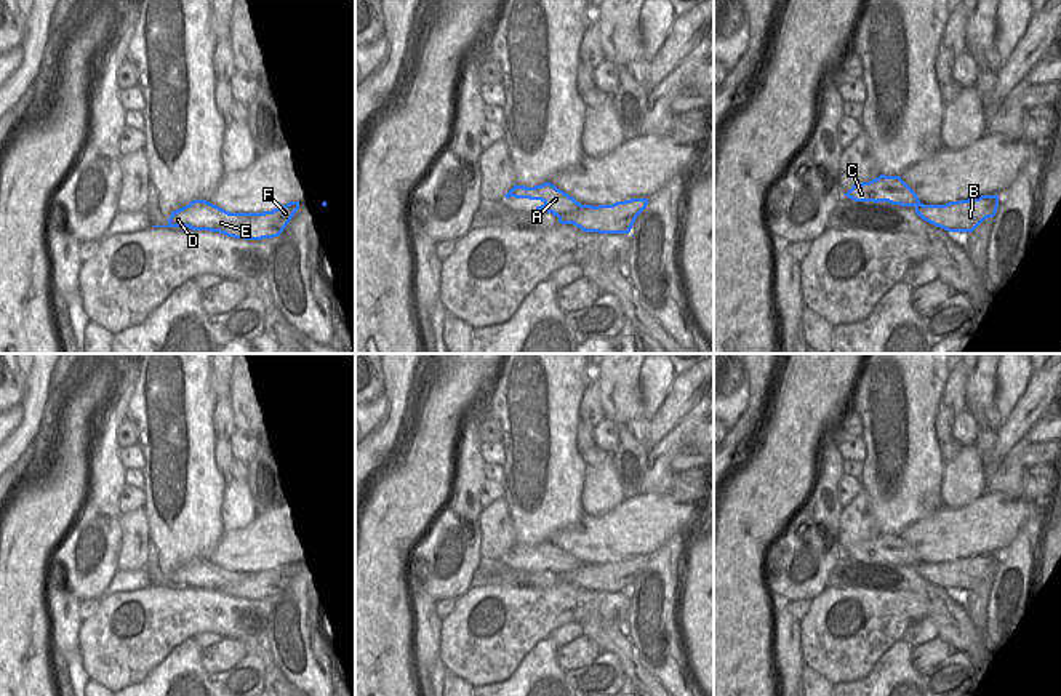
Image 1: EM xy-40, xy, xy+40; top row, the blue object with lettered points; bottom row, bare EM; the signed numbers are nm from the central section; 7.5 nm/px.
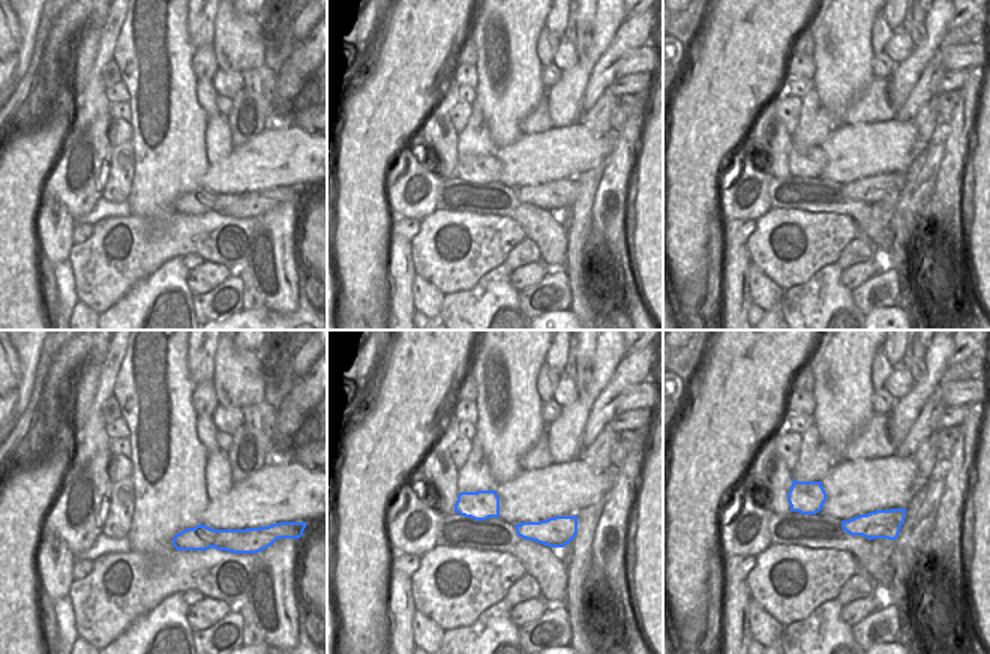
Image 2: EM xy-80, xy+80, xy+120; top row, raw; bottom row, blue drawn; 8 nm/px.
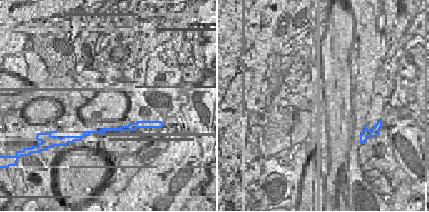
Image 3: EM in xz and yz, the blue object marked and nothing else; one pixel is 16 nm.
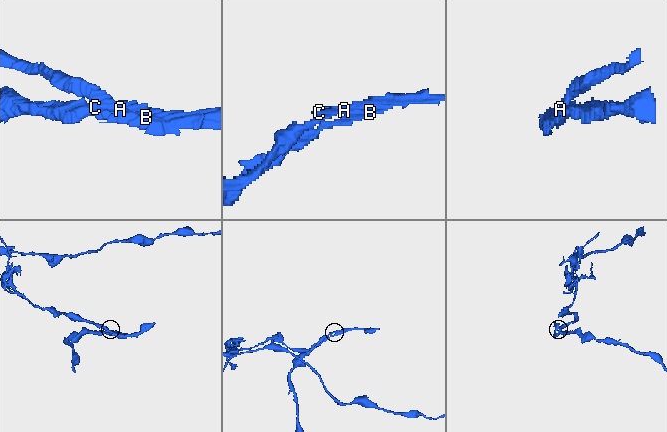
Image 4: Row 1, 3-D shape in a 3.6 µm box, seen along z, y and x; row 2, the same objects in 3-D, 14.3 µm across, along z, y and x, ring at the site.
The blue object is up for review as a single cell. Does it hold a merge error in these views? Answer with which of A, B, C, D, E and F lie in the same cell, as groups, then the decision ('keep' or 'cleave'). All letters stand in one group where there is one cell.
groups A C / B D E F; cleave

